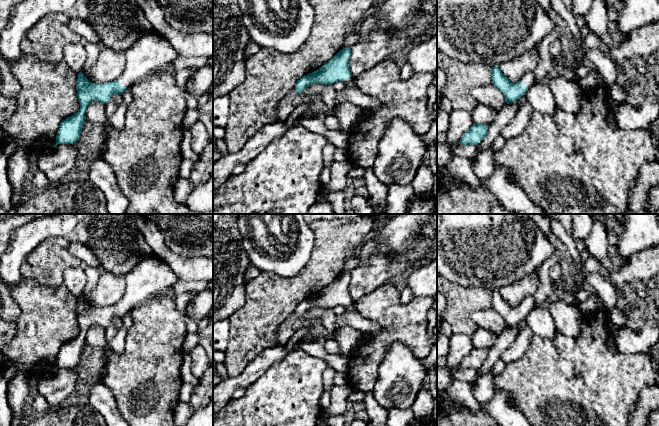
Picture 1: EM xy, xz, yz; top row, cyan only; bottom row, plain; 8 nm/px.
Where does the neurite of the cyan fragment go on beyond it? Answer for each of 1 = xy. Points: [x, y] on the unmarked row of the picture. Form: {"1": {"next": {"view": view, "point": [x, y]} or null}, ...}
{"1": {"next": null}}

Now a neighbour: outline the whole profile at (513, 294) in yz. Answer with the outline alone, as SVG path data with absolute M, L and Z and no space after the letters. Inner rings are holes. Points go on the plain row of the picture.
M535 273L528 274L519 282L499 288L502 298L513 308L521 304L522 299L528 295L535 295L539 285L539 277Z

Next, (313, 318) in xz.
M315 307L308 310L303 316L298 317L295 313L280 324L277 329L277 342L285 346L289 339L305 325L309 326L307 338L319 339L327 337L325 327L322 323L322 316L327 309Z

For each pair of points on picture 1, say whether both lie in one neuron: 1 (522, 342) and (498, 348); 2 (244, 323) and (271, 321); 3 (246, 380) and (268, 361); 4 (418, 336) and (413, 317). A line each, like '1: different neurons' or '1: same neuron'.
1: different neurons
2: same neuron
3: same neuron
4: same neuron

